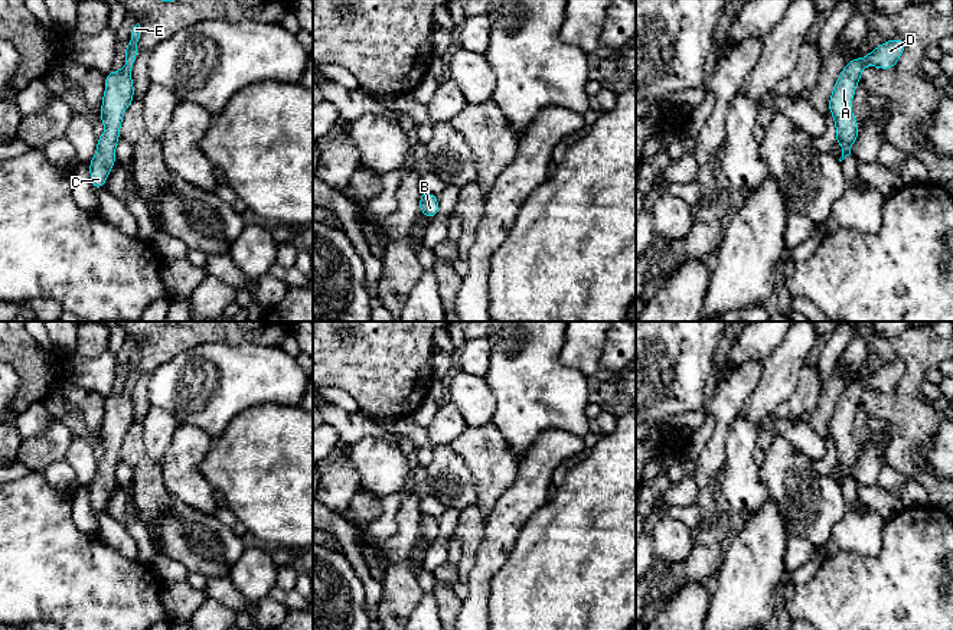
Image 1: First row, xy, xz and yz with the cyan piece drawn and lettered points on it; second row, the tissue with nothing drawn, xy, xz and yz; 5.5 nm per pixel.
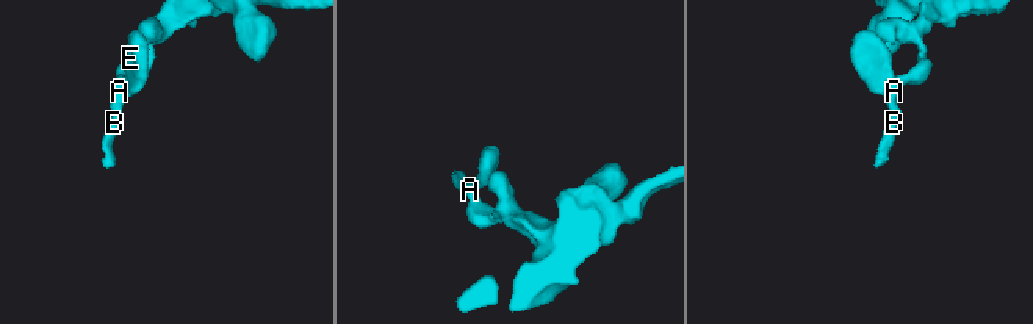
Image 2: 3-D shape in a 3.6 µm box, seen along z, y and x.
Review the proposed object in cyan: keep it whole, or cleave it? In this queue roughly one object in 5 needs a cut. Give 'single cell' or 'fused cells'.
single cell

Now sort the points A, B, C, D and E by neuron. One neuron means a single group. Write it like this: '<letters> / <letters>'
A B C D E

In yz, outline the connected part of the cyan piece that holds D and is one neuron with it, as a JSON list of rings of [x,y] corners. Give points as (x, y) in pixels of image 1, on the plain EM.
[[[904,362],[887,363],[878,368],[869,378],[849,383],[839,396],[828,428],[836,448],[836,457],[833,461],[842,470],[842,480],[839,484],[851,477],[851,470],[859,458],[859,447],[852,438],[851,428],[856,408],[861,405],[862,392],[866,388],[887,394],[892,392],[904,372]]]

